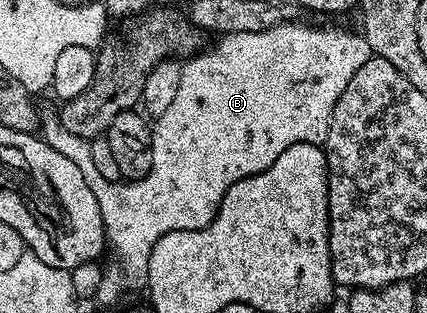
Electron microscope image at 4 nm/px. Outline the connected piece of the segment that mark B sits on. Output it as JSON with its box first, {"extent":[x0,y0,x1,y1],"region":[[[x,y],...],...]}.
{"extent":[43,21,371,291],"region":[[[294,21],[292,23],[284,23],[283,25],[275,25],[271,29],[263,29],[259,33],[231,33],[230,35],[223,35],[216,40],[218,43],[210,51],[205,49],[192,57],[186,58],[181,63],[179,90],[171,101],[171,106],[161,115],[156,116],[155,122],[152,124],[153,164],[143,179],[130,179],[118,182],[105,180],[99,175],[91,159],[90,140],[83,137],[75,137],[75,133],[63,129],[60,122],[57,121],[47,124],[45,131],[43,127],[45,142],[51,145],[51,149],[63,153],[63,157],[67,157],[71,161],[75,161],[75,165],[79,165],[79,169],[83,173],[87,185],[91,185],[91,193],[95,193],[95,201],[99,201],[99,213],[103,217],[103,225],[105,226],[105,242],[111,255],[113,251],[118,265],[121,266],[121,287],[123,290],[137,291],[145,287],[147,261],[151,257],[151,249],[155,245],[155,241],[159,241],[159,237],[163,237],[172,231],[198,231],[199,229],[203,229],[216,217],[227,189],[231,189],[231,185],[235,185],[255,173],[263,173],[263,169],[267,169],[272,165],[275,157],[279,157],[279,153],[283,153],[283,149],[291,149],[291,145],[295,145],[296,143],[324,144],[329,132],[329,126],[331,125],[333,110],[343,93],[343,89],[347,89],[347,81],[351,81],[351,77],[355,77],[355,73],[359,73],[362,65],[370,59],[371,52],[364,34],[356,33],[357,35],[352,35],[351,32],[340,31],[337,27],[308,27],[307,24],[301,22]]]}

